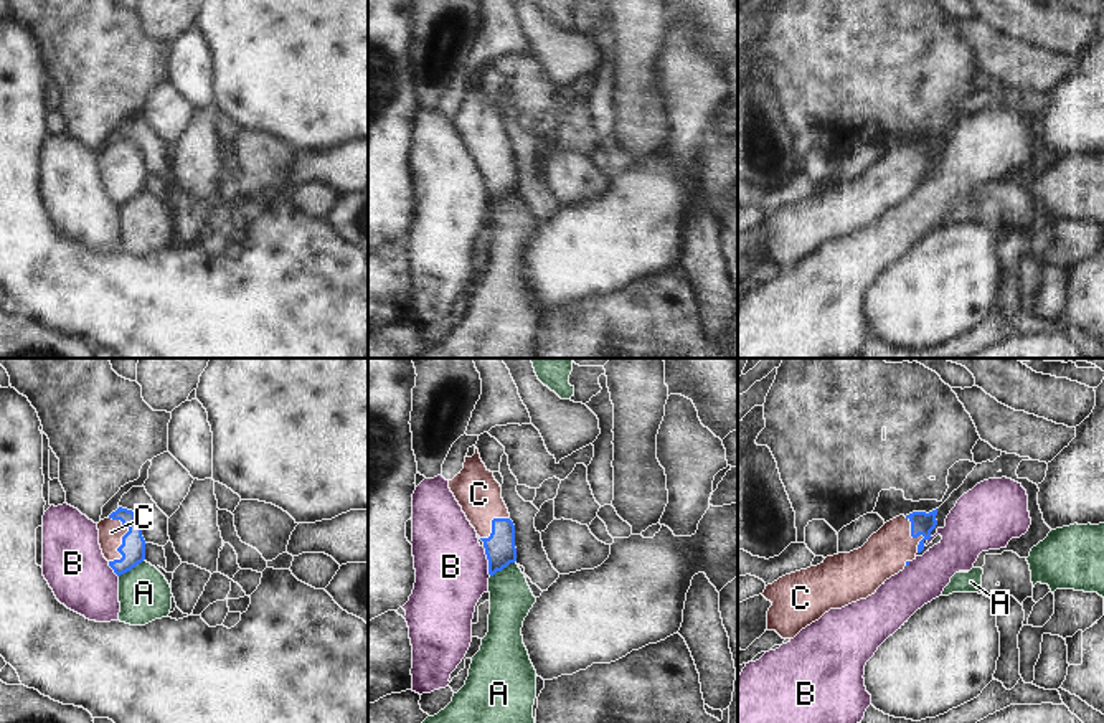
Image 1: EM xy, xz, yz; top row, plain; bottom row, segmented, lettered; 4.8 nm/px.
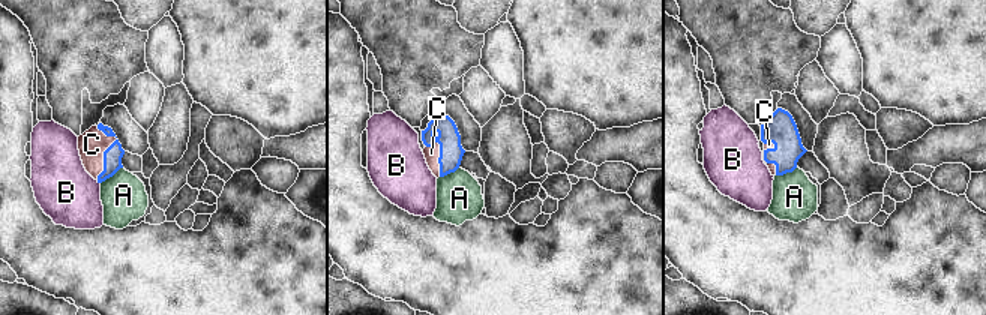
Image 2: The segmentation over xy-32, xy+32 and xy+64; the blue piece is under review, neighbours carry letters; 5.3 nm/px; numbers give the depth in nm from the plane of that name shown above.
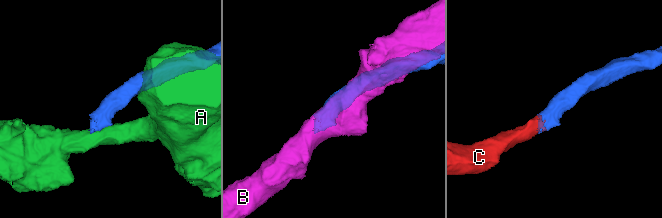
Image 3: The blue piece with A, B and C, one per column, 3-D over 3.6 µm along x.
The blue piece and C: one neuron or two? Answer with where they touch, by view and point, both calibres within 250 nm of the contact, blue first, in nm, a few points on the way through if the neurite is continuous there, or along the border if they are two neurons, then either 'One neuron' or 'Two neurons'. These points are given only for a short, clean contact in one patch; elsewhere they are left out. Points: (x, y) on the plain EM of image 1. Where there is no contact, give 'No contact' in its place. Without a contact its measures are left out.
Touches blue at xy (122, 169). Thickness 120 nm (blue) against 120 nm. Path across: xy (132, 179), (122, 169), (111, 162). One neuron.

